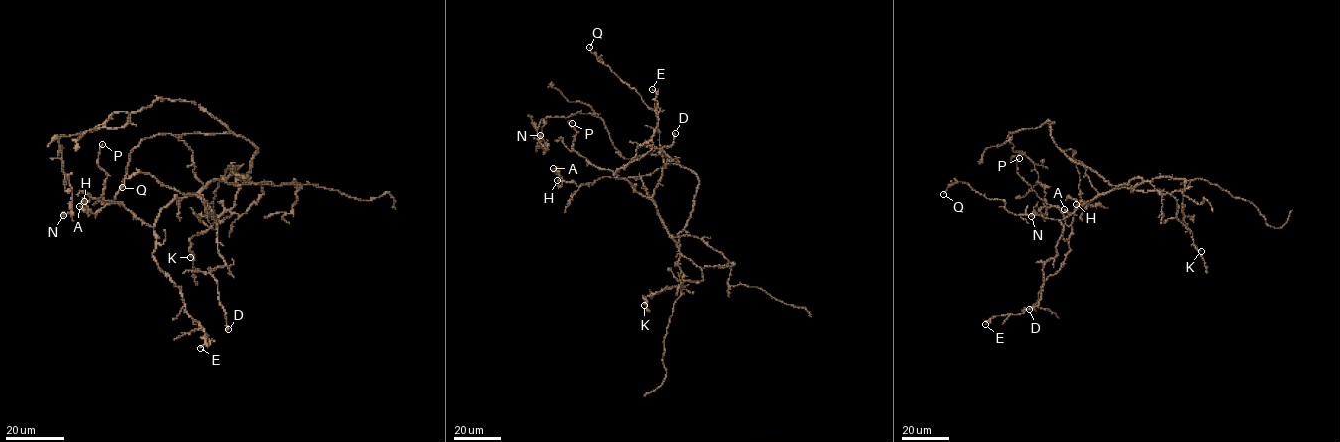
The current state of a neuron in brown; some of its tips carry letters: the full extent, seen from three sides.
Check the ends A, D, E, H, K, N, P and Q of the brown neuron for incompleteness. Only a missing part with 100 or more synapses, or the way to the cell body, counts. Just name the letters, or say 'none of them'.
none of them

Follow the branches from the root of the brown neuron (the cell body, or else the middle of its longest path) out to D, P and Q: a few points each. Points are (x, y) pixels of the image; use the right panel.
D: (1071, 149), (1098, 194), (1061, 220), (1063, 231), (1056, 257), (1044, 265), (1041, 299), (1029, 309)
P: (1071, 149), (1098, 194), (1075, 207), (1069, 226), (1061, 211), (1041, 199), (1018, 174), (1019, 158)
Q: (1071, 149), (1098, 194), (1061, 220), (1010, 213), (1002, 199), (987, 199), (965, 183), (952, 184), (943, 194)

